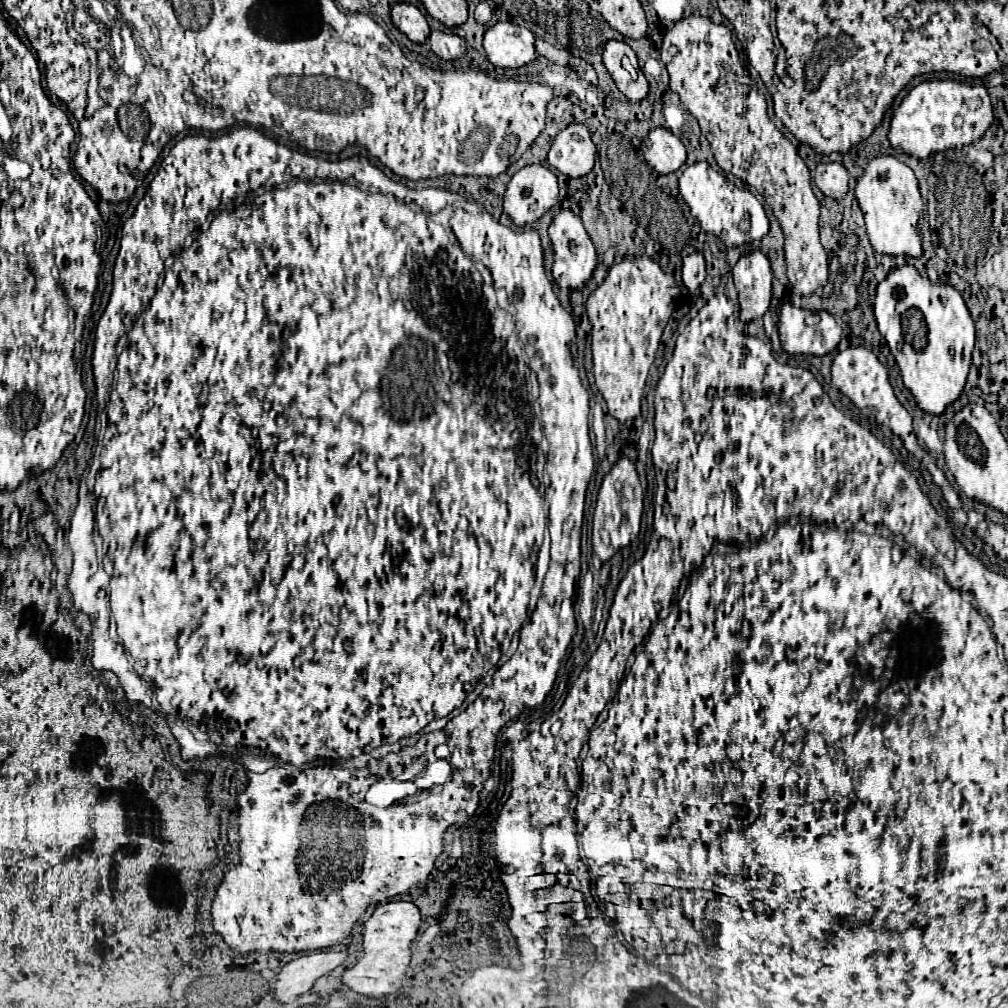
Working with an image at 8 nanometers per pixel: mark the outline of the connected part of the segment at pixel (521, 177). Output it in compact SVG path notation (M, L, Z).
M526 165L508 183L504 193L504 211L518 225L524 227L540 219L558 203L556 175L542 165Z

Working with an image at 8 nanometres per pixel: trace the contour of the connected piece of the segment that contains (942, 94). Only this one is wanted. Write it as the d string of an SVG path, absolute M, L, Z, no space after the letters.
M924 81L914 87L896 109L888 139L906 155L928 159L932 153L958 149L978 141L994 121L992 103L984 87L962 81Z

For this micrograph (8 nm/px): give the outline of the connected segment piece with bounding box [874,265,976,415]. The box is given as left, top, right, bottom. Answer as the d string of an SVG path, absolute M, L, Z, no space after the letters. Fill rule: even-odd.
M904 265L888 273L888 277L878 285L874 315L878 329L888 341L890 353L898 363L902 383L914 395L916 405L930 415L942 415L962 395L968 369L972 365L976 329L962 295L950 285L932 285L916 271L916 267ZM908 307L920 309L928 323L928 347L920 351L920 355L916 355L900 335L900 315Z

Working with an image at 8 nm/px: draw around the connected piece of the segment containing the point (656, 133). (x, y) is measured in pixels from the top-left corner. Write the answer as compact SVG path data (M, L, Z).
M656 127L648 133L642 151L648 165L662 175L678 171L686 163L686 147L664 127Z

